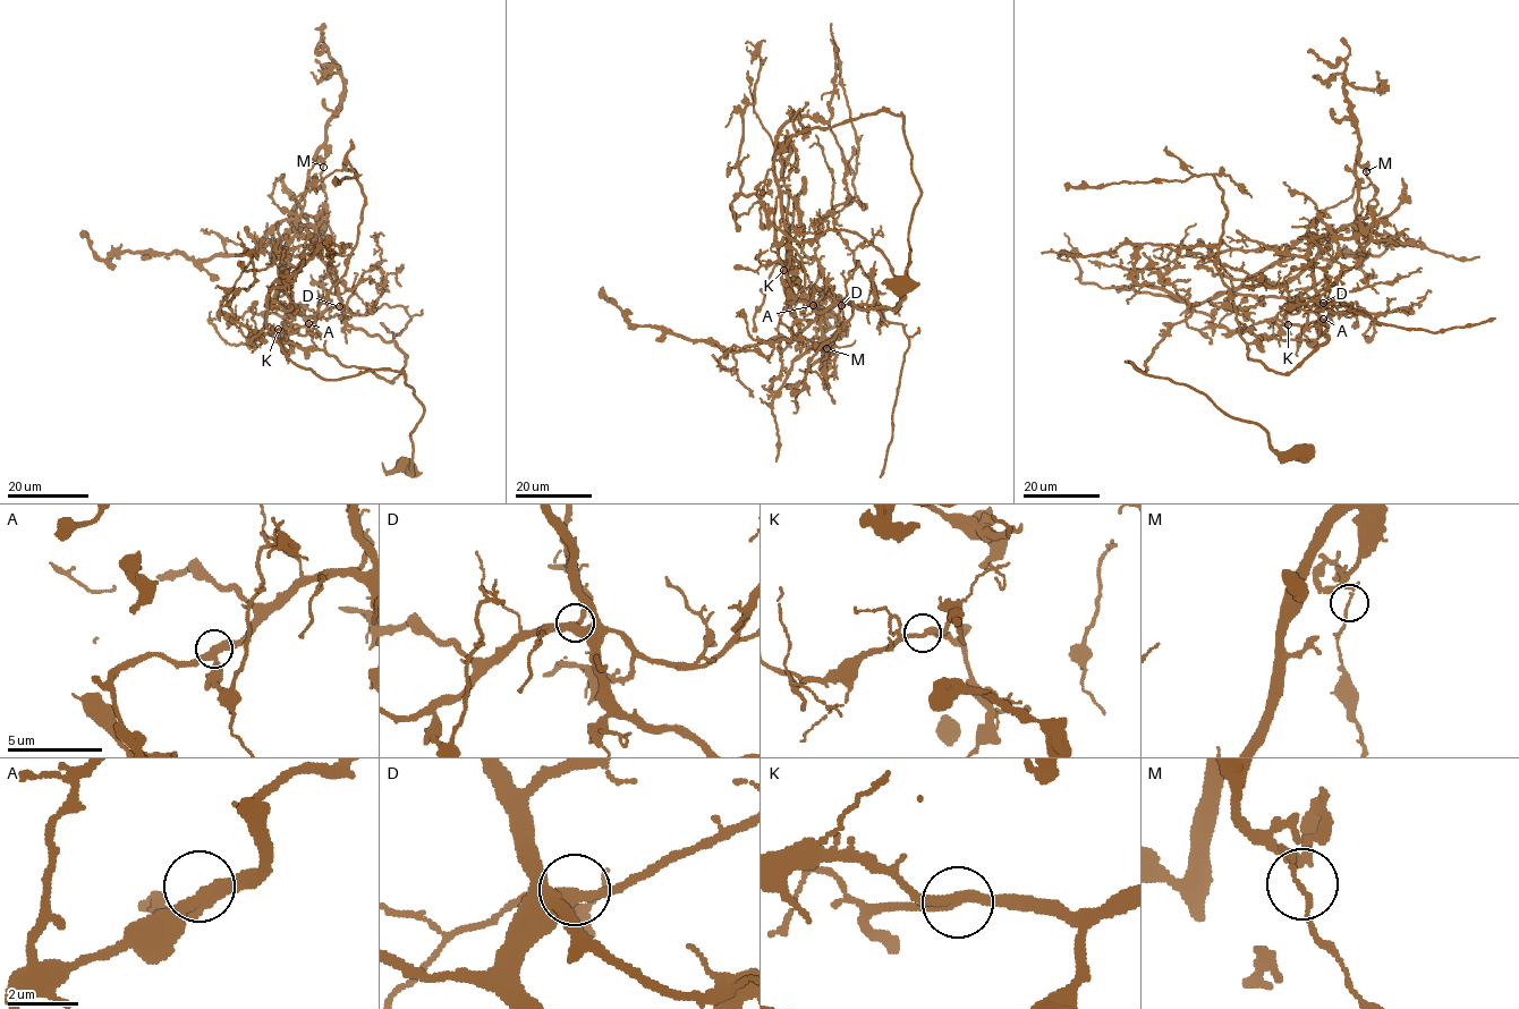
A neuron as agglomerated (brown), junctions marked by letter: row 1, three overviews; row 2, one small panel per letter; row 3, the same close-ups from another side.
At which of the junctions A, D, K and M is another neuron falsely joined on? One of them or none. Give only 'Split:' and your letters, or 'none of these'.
Split: M

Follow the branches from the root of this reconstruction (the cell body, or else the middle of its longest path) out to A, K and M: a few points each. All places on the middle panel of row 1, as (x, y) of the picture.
A: (902, 287), (921, 189), (904, 119), (876, 111), (800, 130), (773, 159), (799, 212), (787, 278), (813, 305)
K: (902, 287), (921, 189), (904, 119), (885, 111), (800, 130), (774, 157), (775, 181), (800, 223), (783, 270)
M: (902, 287), (921, 192), (904, 119), (876, 111), (796, 133), (773, 174), (790, 270), (829, 359), (826, 347)

